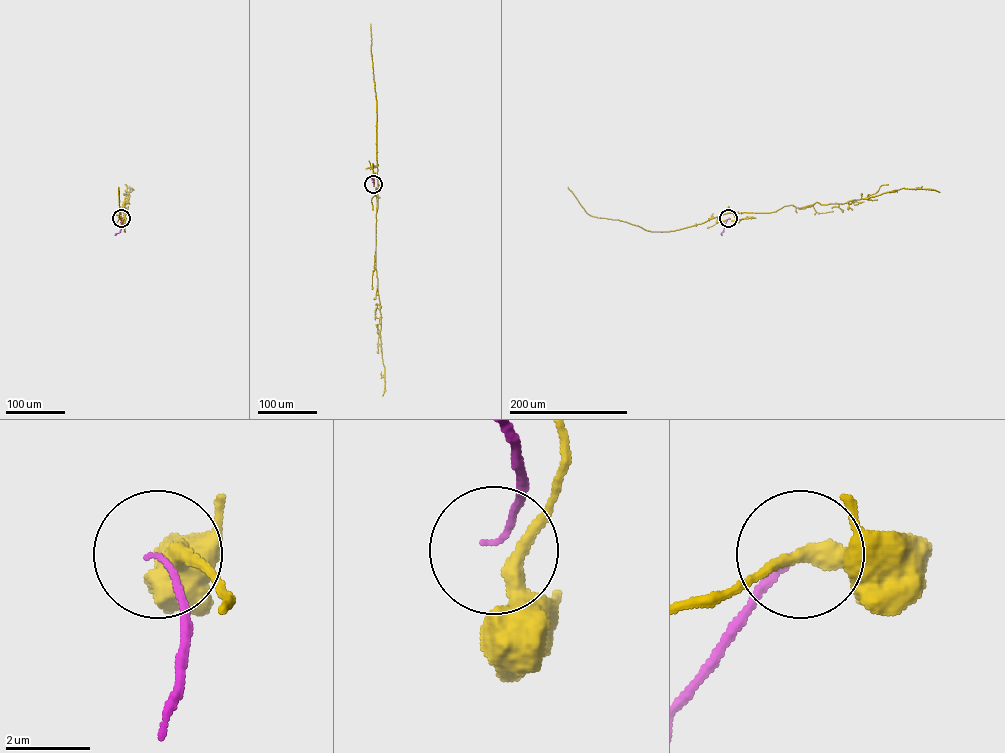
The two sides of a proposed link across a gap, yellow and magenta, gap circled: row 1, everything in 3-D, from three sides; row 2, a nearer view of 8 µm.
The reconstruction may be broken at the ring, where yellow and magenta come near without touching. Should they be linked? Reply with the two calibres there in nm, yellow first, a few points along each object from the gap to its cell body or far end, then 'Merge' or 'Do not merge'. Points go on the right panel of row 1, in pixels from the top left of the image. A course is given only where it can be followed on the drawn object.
Thickness 360 nm (yellow) against 100 nm. Course of yellow: (728, 218), (716, 221), (728, 213), (843, 203), (903, 188), (940, 192). Course of magenta: (728, 218), (722, 235). Do not merge

